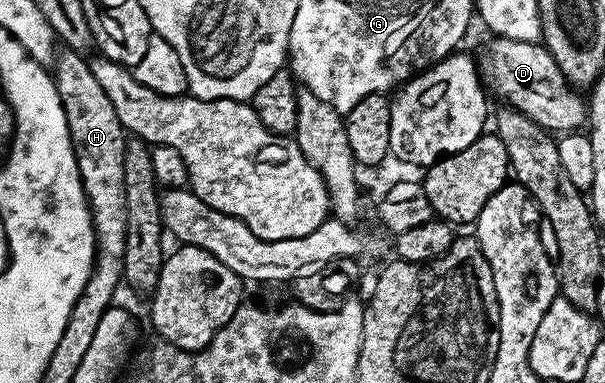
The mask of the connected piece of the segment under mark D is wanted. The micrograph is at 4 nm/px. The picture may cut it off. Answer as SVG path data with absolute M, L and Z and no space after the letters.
M492 37L489 38L488 48L485 49L482 61L480 60L480 73L485 86L504 98L509 106L516 111L530 116L535 123L543 129L552 133L570 133L581 130L587 124L587 102L577 90L574 90L571 83L554 61L545 46L538 43L528 43Z

